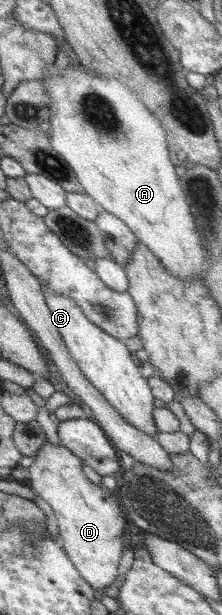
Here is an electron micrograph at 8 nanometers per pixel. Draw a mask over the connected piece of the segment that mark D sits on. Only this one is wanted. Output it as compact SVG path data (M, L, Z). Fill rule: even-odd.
M47 442L30 468L31 487L53 508L64 547L82 577L99 592L113 585L121 571L127 519L108 489L93 483L85 473L85 460L63 445Z

